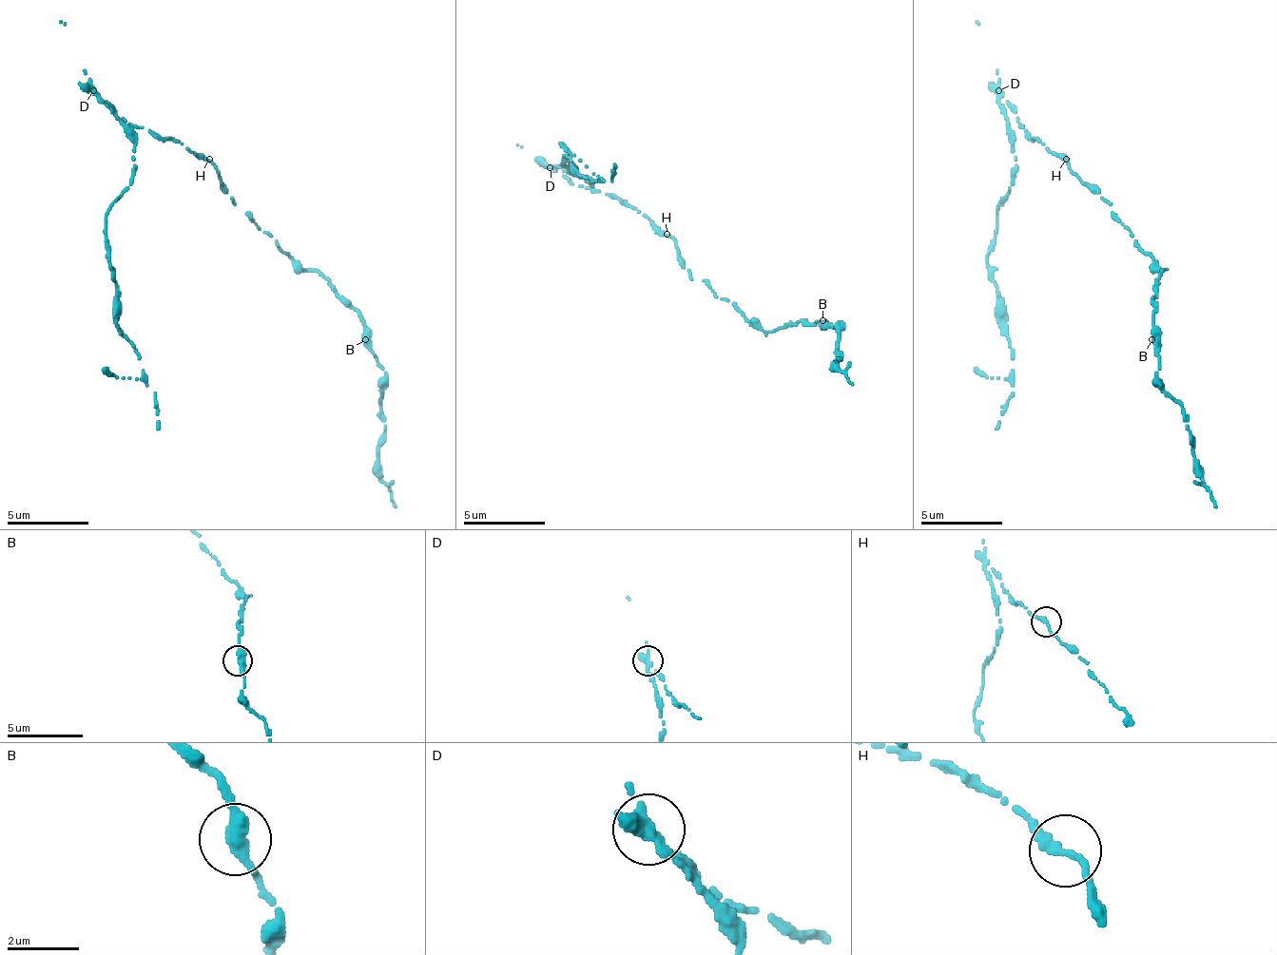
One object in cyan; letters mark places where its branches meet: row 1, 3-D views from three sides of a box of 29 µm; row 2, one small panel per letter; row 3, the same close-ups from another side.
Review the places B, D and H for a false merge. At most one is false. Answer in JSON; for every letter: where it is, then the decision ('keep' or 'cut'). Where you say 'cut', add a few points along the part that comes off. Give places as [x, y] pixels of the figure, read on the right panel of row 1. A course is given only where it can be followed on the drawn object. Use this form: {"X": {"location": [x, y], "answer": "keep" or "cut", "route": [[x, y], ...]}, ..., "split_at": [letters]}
{"B": {"location": [1151, 339], "answer": "keep"}, "D": {"location": [998, 90], "answer": "cut", "route": [[1000, 89], [1016, 171], [996, 212], [992, 249], [996, 323], [1013, 352], [1013, 393], [996, 429]]}, "H": {"location": [1066, 159], "answer": "keep"}, "split_at": ["D"]}

